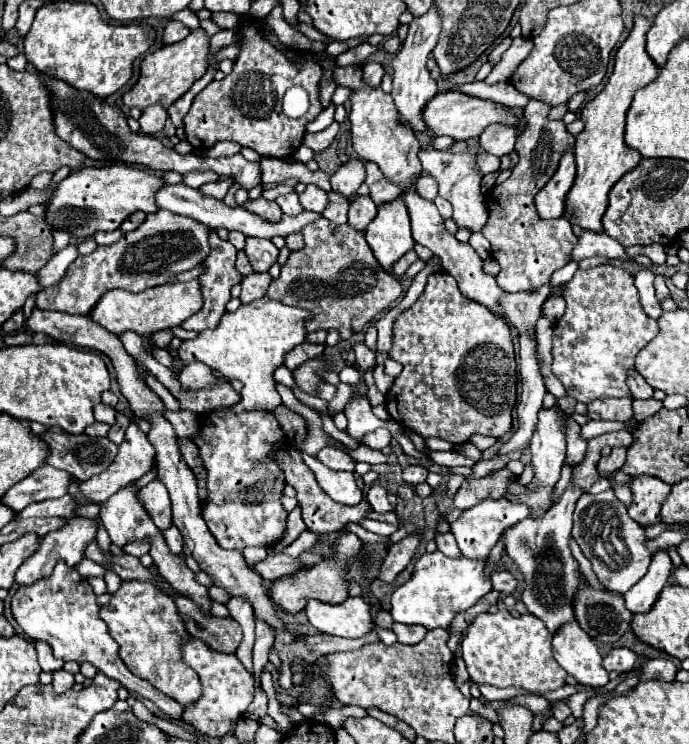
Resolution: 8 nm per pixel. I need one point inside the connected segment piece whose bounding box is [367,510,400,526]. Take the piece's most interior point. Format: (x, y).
(391, 517)

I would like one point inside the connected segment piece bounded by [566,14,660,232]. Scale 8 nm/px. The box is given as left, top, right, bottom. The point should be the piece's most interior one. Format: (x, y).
(602, 156)

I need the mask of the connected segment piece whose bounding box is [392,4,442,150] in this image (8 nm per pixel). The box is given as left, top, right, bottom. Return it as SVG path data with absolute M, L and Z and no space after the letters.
M434 4L426 14L414 18L410 22L410 30L408 30L408 36L406 40L402 42L402 48L400 52L396 54L394 62L392 62L392 68L394 68L394 84L392 84L392 98L394 98L394 104L396 104L396 110L400 112L400 116L404 120L410 122L410 126L416 130L416 138L420 140L422 148L428 150L430 148L430 140L432 140L432 134L428 134L428 128L424 126L422 118L420 118L420 110L424 108L424 104L428 102L428 98L432 98L438 88L436 88L436 80L430 76L428 68L426 68L426 60L428 56L432 54L432 48L436 46L438 38L440 38L440 32L442 32L442 20L440 20L440 10L438 6Z

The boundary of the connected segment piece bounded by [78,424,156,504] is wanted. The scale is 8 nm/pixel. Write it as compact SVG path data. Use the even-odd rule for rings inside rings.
M130 424L128 430L126 430L126 438L124 442L120 444L120 454L116 456L116 462L112 462L112 466L104 472L104 474L98 474L96 478L90 478L86 482L80 482L78 484L78 494L88 500L88 502L94 502L94 504L104 504L112 494L116 494L120 488L132 484L134 480L142 478L144 474L148 474L156 464L156 452L152 450L152 444L148 442L146 434L136 426L136 424Z

